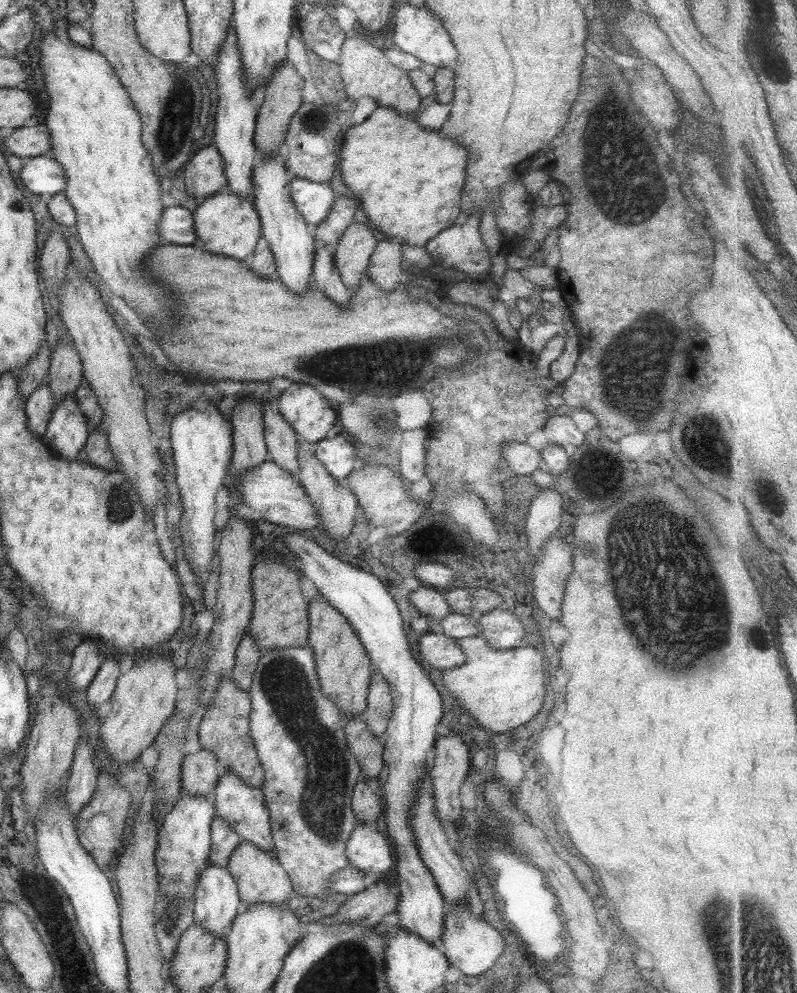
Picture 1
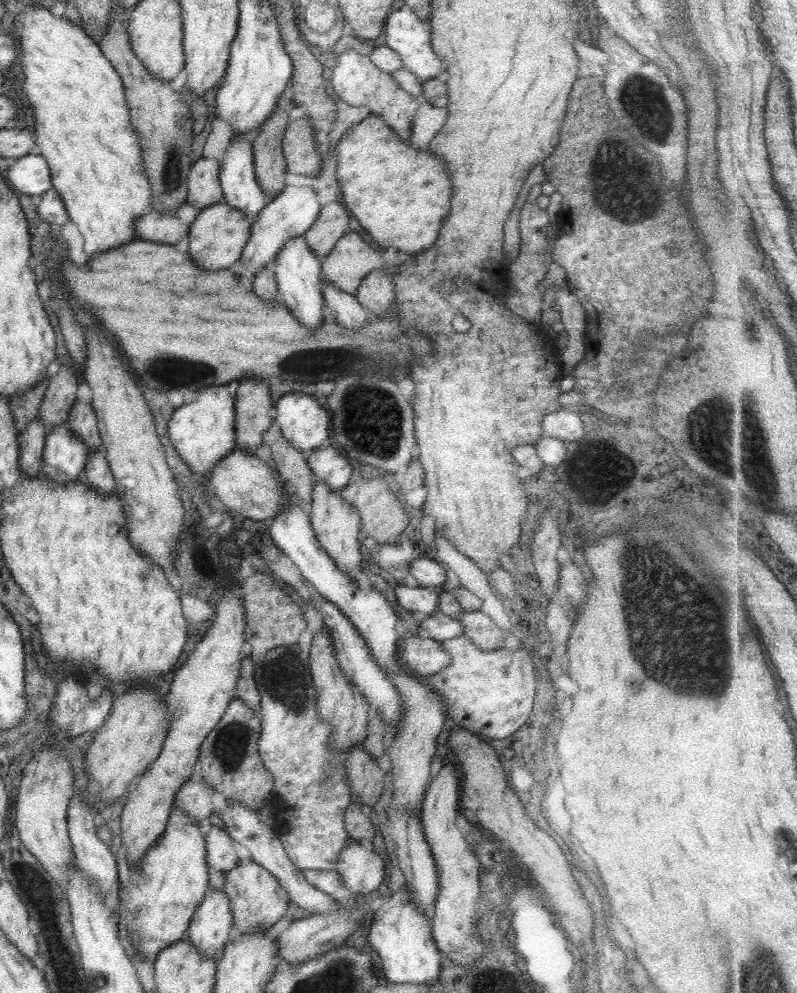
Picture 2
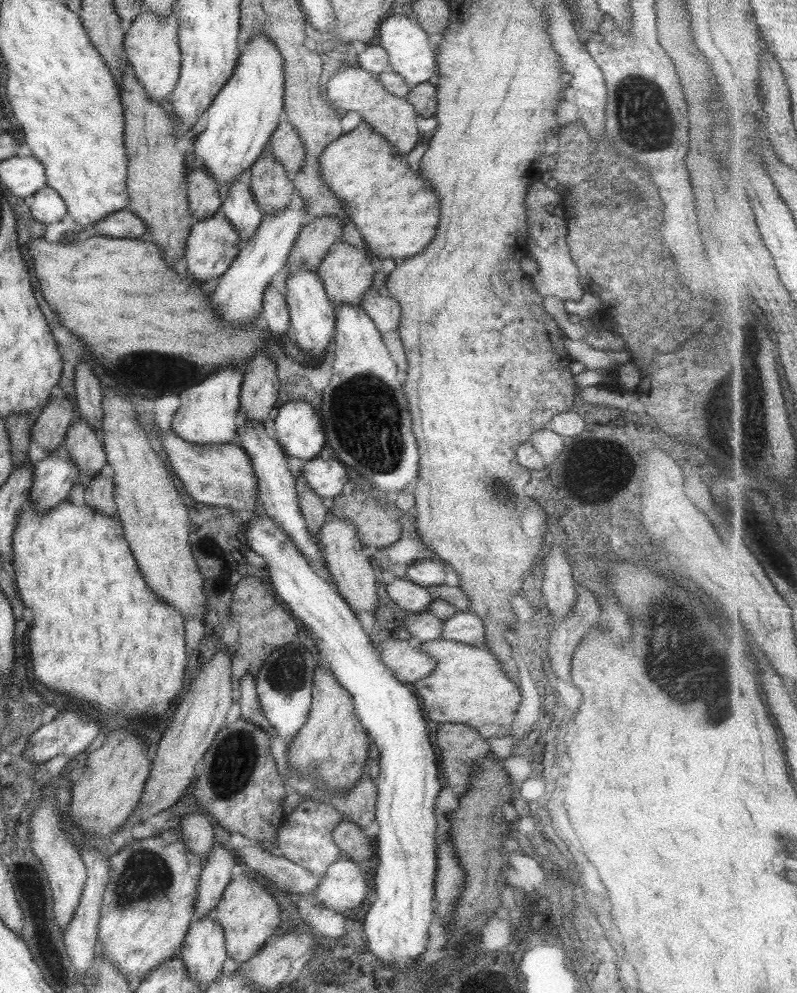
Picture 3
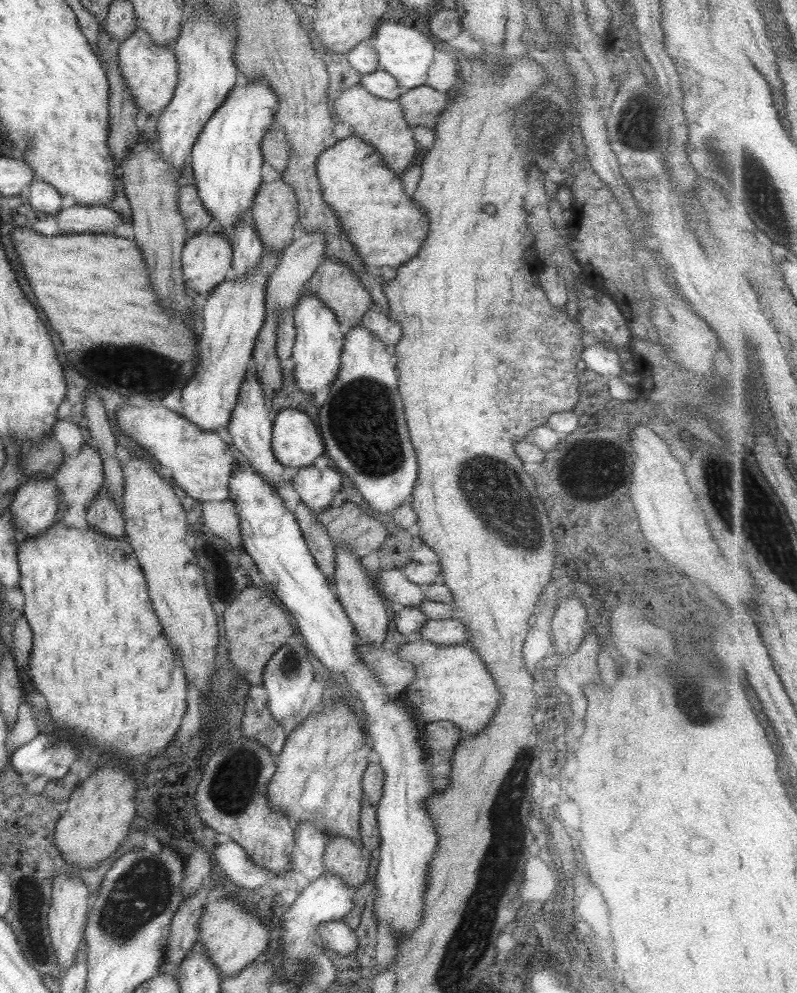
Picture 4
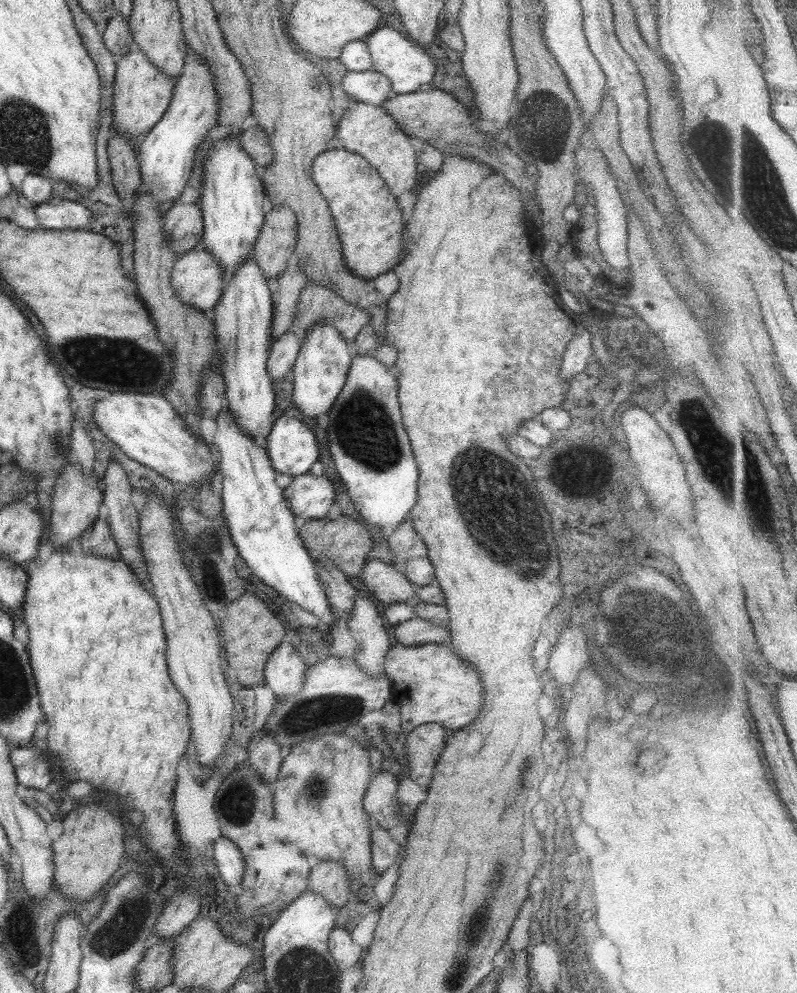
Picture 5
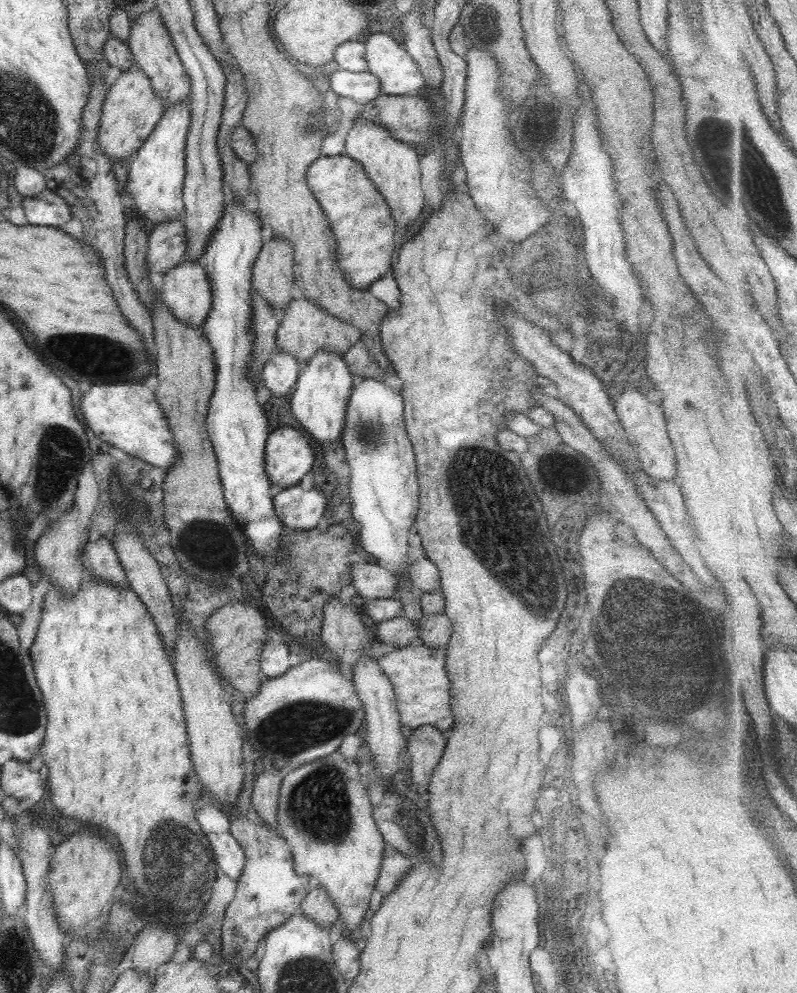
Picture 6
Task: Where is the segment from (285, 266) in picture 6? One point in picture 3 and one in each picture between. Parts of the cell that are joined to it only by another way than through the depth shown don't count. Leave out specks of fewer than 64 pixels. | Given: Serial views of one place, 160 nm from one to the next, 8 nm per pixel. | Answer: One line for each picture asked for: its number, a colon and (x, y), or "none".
3: (271, 190)
4: (273, 213)
5: (273, 249)

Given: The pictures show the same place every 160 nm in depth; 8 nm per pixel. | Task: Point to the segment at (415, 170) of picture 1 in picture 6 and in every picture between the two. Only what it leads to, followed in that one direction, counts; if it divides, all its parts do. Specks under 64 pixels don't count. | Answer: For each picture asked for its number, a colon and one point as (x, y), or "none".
2: (399, 196)
3: (394, 211)
4: (385, 229)
5: (368, 224)
6: (358, 217)

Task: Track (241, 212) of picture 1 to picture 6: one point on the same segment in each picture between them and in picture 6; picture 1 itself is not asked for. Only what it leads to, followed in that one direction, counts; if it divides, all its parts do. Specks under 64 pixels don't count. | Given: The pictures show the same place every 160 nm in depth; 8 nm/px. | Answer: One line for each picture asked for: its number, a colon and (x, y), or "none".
2: (217, 235)
3: (211, 245)
4: (205, 258)
5: (196, 279)
6: (185, 292)

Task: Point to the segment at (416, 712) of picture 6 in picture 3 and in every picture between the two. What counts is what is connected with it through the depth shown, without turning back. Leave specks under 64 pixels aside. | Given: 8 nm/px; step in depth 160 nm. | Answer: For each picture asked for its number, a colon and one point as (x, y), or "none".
3: (467, 686)
4: (450, 683)
5: (430, 683)

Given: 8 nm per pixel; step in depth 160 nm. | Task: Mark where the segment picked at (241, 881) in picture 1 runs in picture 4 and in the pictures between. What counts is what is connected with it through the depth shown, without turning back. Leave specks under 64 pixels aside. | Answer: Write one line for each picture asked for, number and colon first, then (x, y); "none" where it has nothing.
2: (257, 902)
3: (248, 915)
4: (232, 937)

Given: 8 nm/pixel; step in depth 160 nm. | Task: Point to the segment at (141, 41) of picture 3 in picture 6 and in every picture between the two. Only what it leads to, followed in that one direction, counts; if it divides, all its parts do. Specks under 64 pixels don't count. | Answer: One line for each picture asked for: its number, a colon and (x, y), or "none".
4: (149, 71)
5: (140, 94)
6: (129, 110)

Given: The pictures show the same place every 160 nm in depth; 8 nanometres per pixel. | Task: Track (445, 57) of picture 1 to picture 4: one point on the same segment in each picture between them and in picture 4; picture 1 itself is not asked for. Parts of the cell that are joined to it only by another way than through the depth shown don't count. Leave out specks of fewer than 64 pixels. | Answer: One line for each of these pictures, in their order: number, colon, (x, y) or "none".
2: (405, 34)
3: (408, 54)
4: (402, 52)

